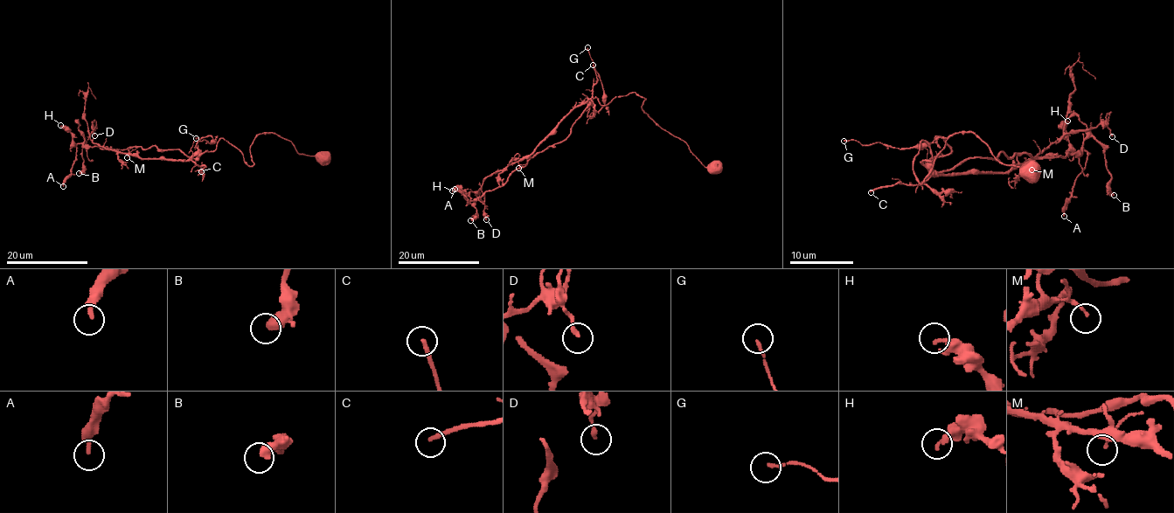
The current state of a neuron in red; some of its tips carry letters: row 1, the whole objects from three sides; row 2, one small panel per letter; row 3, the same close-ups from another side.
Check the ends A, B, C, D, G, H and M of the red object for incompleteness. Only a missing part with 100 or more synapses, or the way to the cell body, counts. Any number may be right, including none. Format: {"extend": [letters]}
{"extend": []}

